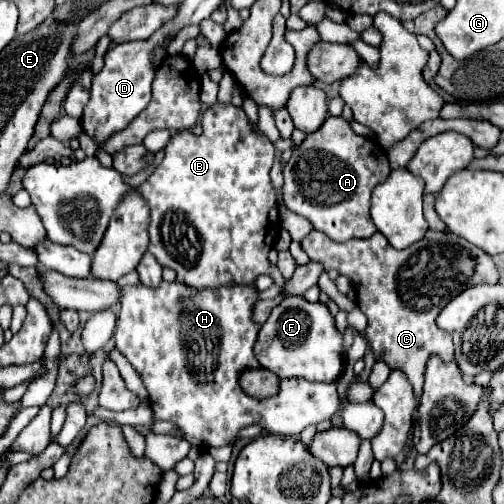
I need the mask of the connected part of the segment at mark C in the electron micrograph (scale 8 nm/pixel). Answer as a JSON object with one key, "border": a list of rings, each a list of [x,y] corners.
{"border":[[[288,208],[282,210],[280,218],[292,240],[300,242],[302,238],[300,246],[310,256],[310,260],[322,262],[326,270],[334,268],[352,280],[358,296],[356,304],[368,318],[366,338],[374,350],[376,360],[384,360],[392,370],[402,370],[408,376],[418,404],[422,396],[424,366],[430,354],[440,354],[440,358],[446,362],[454,358],[452,336],[436,326],[436,316],[462,290],[476,284],[496,284],[494,260],[484,250],[452,232],[440,234],[428,230],[420,242],[404,250],[396,250],[380,232],[376,232],[372,238],[334,242],[326,234],[312,230],[312,224],[306,218],[300,218]]]}

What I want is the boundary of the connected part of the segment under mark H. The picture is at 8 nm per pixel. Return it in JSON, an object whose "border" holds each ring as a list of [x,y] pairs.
{"border":[[[160,282],[160,286],[156,288],[148,288],[144,284],[136,284],[136,286],[122,286],[120,288],[120,316],[118,316],[118,322],[116,322],[116,348],[126,356],[126,360],[134,366],[134,370],[140,374],[146,390],[148,390],[148,396],[150,396],[150,404],[152,404],[152,410],[154,410],[154,416],[156,416],[156,422],[158,420],[168,420],[168,422],[174,422],[182,432],[184,432],[184,438],[192,444],[192,446],[198,446],[202,450],[208,450],[210,446],[226,446],[226,444],[234,444],[238,432],[250,424],[258,424],[262,426],[266,432],[270,434],[278,434],[278,436],[298,436],[306,426],[312,426],[312,424],[318,424],[322,420],[332,420],[332,416],[336,412],[340,412],[342,408],[342,400],[338,396],[337,383],[317,383],[317,382],[304,382],[304,380],[280,380],[280,394],[278,396],[272,396],[268,400],[254,400],[254,398],[248,398],[248,394],[244,394],[244,390],[240,388],[240,374],[244,372],[244,340],[246,338],[258,338],[258,332],[260,332],[260,324],[256,324],[252,320],[252,308],[258,300],[258,290],[254,286],[220,286],[218,290],[196,290],[184,282]]]}

